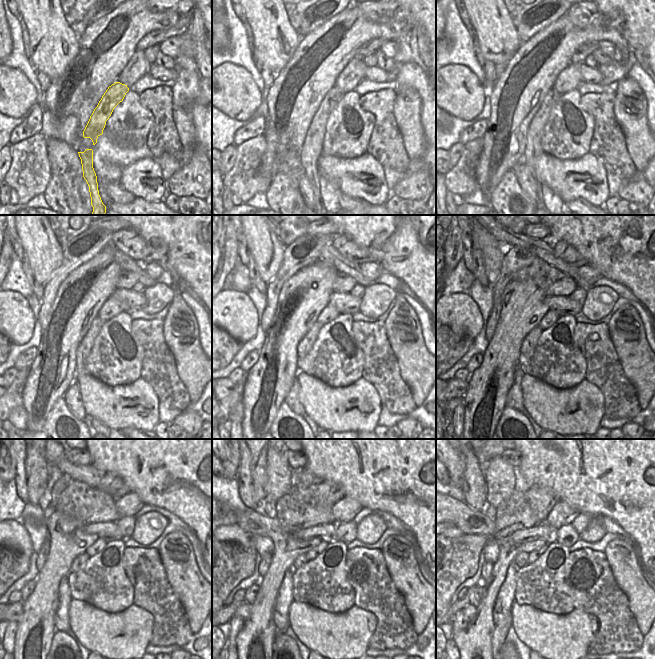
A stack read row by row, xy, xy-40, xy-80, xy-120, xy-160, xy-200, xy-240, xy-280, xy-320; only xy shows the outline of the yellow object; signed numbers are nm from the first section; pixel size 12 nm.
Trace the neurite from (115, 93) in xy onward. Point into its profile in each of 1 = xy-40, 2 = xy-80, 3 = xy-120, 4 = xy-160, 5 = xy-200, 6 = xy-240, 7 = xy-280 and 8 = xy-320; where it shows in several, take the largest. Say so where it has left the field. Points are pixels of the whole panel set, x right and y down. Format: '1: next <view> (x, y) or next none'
1: next xy-40 (311, 149)
2: next xy-80 (533, 149)
3: next xy-120 (84, 348)
4: next xy-160 (305, 345)
5: next xy-200 (529, 342)
6: next xy-240 (79, 562)
7: next xy-280 (301, 559)
8: next xy-320 (520, 560)

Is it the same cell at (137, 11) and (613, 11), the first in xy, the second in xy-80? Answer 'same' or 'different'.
different

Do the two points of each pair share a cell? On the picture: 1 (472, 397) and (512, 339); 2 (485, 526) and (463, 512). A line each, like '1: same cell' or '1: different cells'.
1: same cell
2: same cell

